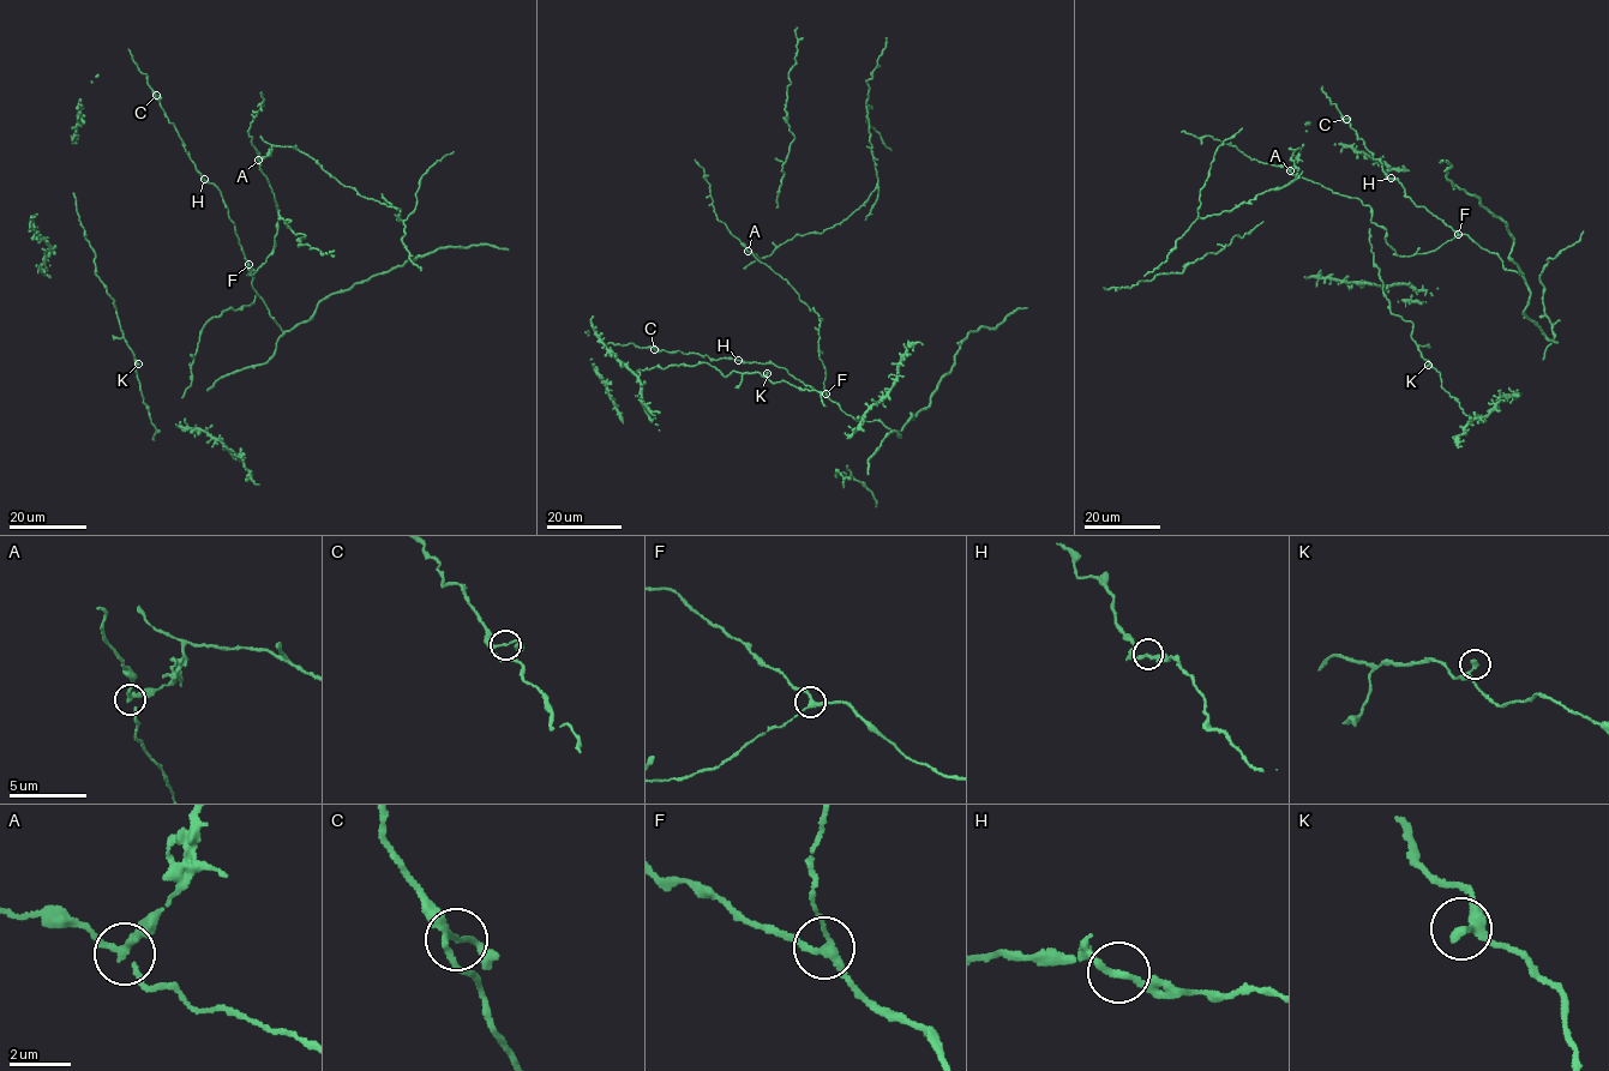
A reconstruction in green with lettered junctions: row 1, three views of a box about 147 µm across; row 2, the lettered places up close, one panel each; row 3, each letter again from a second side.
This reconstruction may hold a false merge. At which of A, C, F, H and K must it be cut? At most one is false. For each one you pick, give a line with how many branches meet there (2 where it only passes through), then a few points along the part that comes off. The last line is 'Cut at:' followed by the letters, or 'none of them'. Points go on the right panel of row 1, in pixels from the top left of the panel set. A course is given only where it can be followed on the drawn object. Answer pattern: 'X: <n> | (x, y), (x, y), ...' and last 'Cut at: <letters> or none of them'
A: 3 | (1290, 170), (1298, 148), (1294, 180), (1199, 217), (1214, 154), (1242, 127)
Cut at: A

